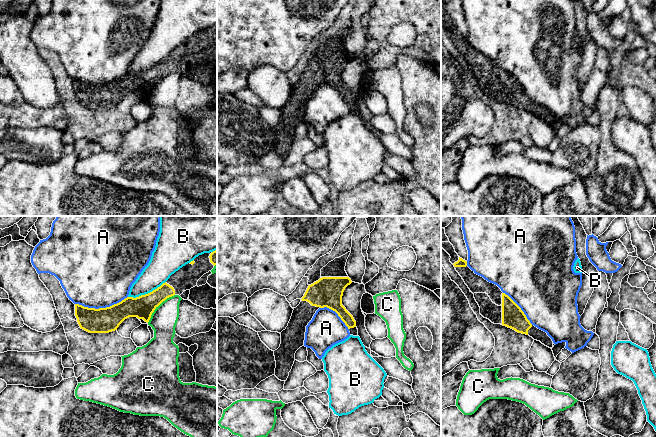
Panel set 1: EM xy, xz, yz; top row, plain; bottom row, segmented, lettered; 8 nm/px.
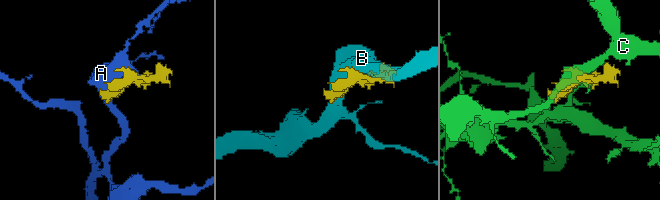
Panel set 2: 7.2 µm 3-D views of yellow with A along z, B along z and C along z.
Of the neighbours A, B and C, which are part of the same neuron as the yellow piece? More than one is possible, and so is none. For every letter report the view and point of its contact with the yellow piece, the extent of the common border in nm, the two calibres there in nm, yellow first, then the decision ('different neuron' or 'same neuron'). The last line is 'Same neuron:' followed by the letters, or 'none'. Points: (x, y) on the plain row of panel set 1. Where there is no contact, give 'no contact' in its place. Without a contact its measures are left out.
A: xy (101, 84) | 420 nm | 200/500 nm | different neuron
B: xy (146, 70) | 340 nm | 190/200 nm | different neuron
C: xy (158, 81) | 320 nm | 190/220 nm | different neuron
Same neuron: none

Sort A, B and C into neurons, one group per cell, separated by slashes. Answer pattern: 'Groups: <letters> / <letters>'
Groups: A / B / C

